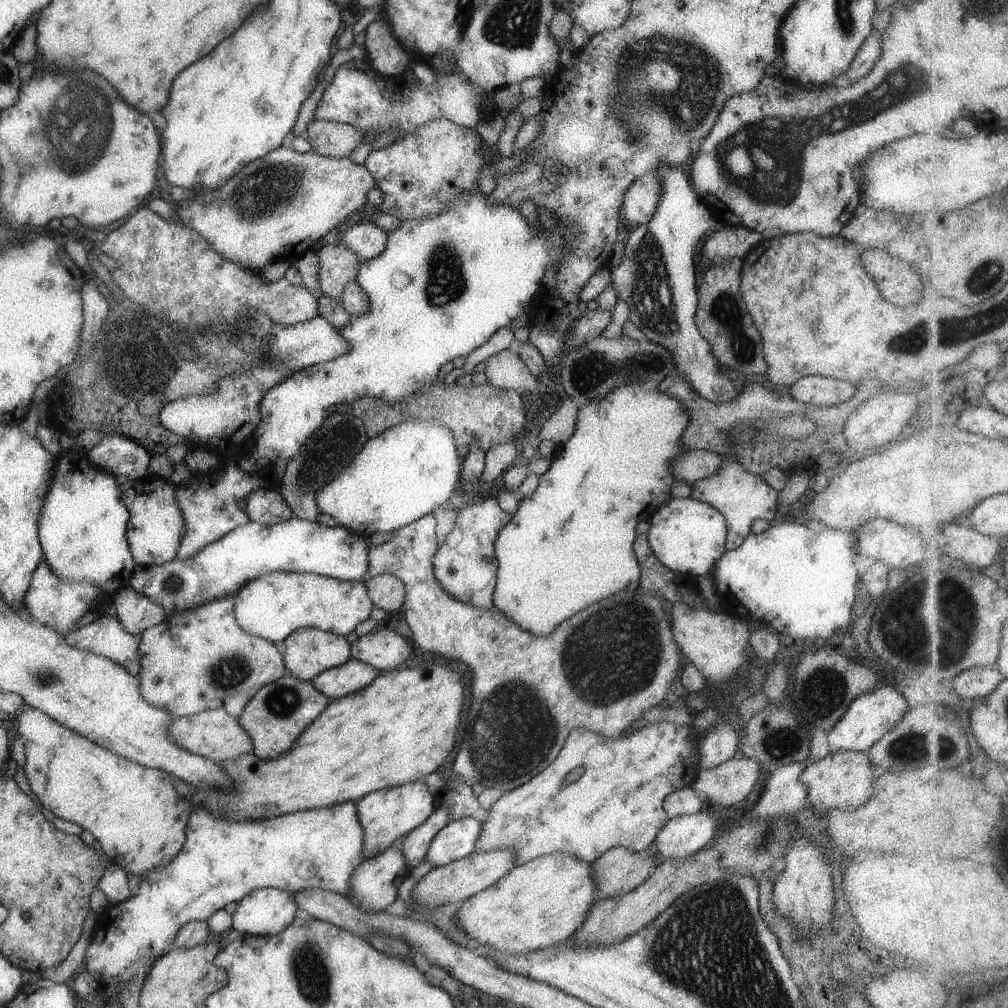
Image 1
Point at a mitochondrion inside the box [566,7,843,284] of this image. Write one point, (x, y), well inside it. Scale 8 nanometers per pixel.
(691, 102)

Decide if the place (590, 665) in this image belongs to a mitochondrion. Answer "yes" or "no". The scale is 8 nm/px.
yes

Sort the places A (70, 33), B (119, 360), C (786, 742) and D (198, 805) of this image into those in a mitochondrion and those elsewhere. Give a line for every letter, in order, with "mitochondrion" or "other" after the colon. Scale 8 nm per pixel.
A: other
B: mitochondrion
C: mitochondrion
D: other

